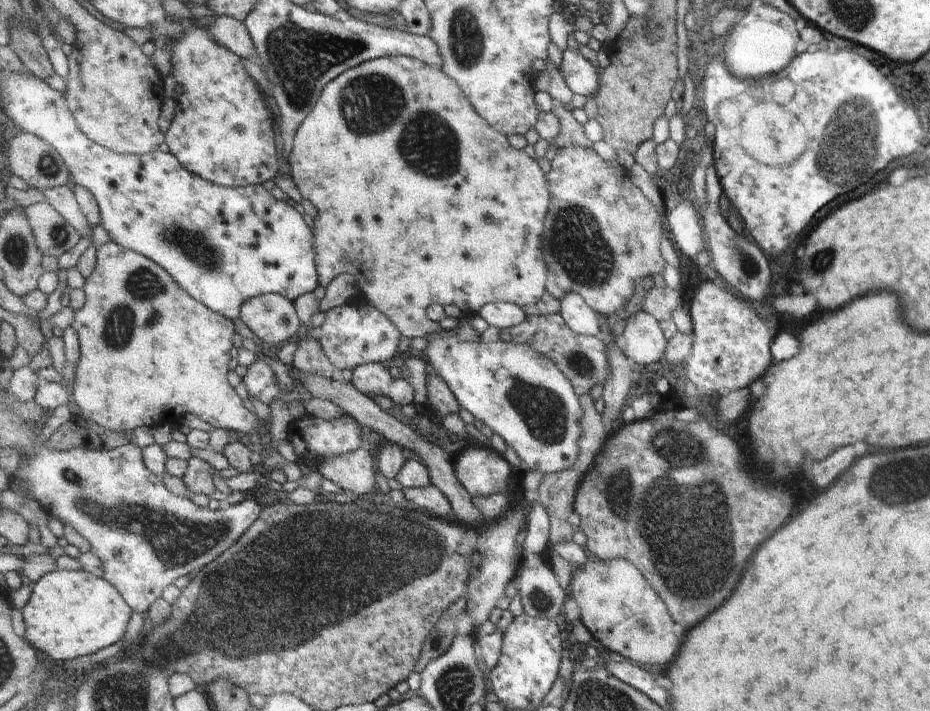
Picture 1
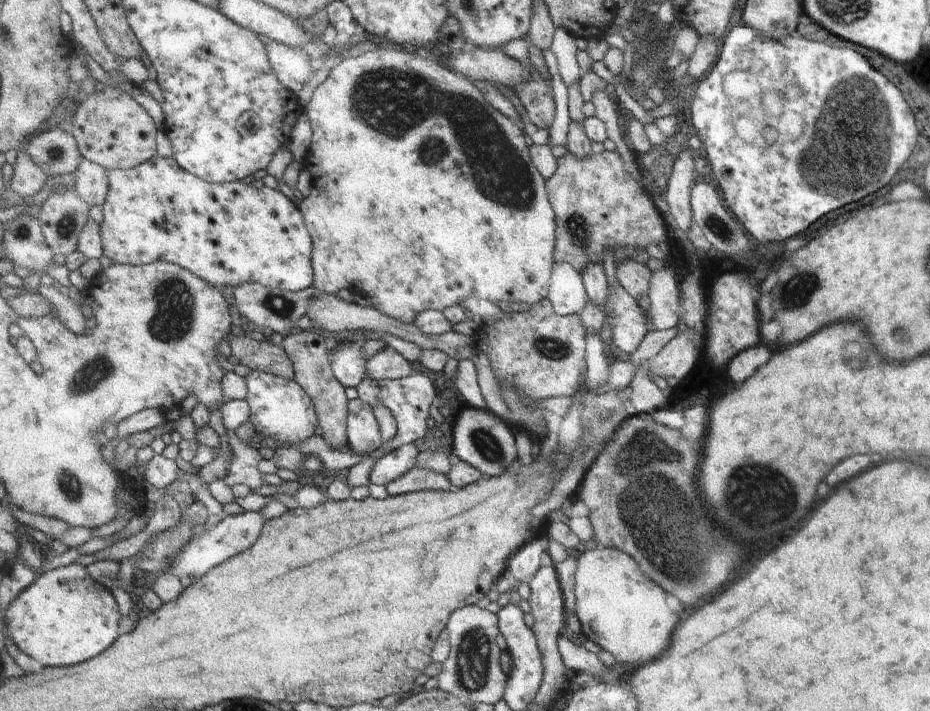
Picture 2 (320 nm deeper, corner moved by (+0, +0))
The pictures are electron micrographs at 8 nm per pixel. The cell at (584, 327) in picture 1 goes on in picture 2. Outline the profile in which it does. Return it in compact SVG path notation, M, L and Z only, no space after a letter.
M566 262L554 264L548 299L560 315L579 315L585 310L588 292L581 273Z

